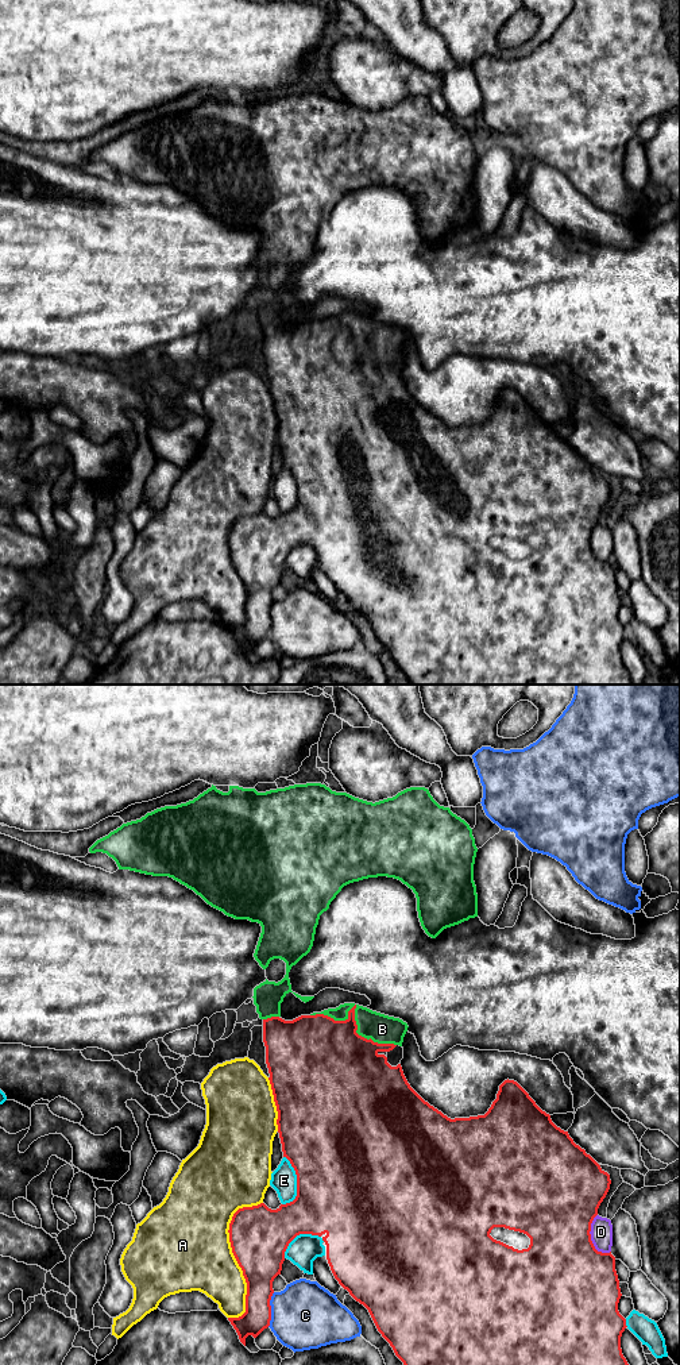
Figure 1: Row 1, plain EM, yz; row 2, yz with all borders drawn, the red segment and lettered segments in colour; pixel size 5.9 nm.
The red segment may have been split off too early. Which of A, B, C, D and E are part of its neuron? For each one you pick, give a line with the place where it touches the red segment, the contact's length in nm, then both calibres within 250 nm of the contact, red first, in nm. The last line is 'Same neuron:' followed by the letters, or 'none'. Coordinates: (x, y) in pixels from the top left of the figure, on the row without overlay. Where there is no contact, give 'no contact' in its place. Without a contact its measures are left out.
B: meets red in yz at (354, 326); contact 550 nm long; 380 nm thick on the red side, 170 nm on the other
Same neuron: B

